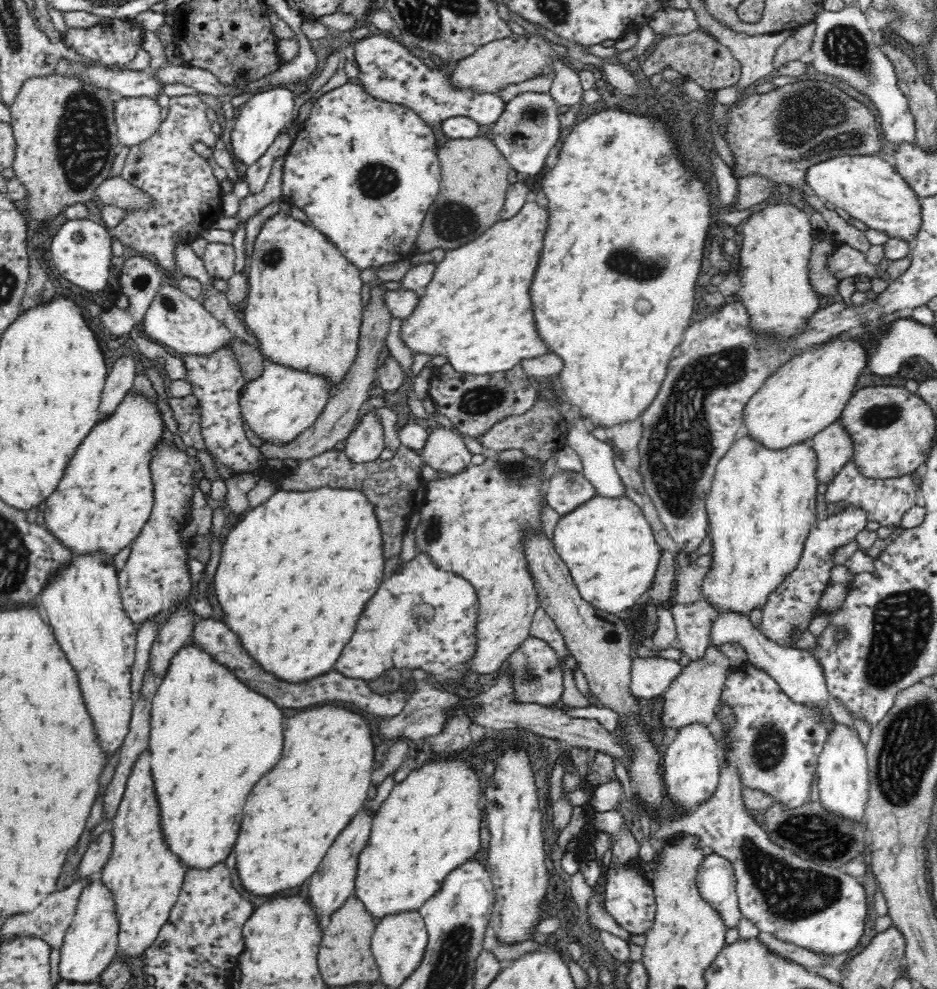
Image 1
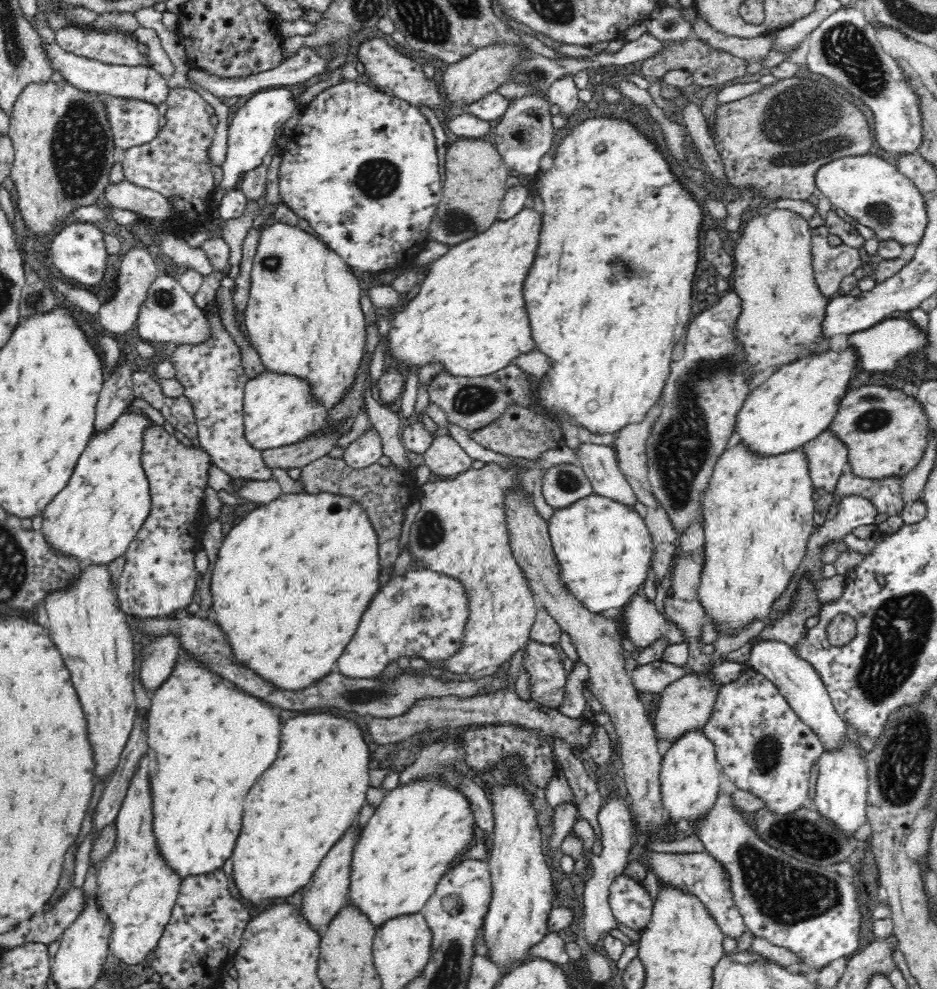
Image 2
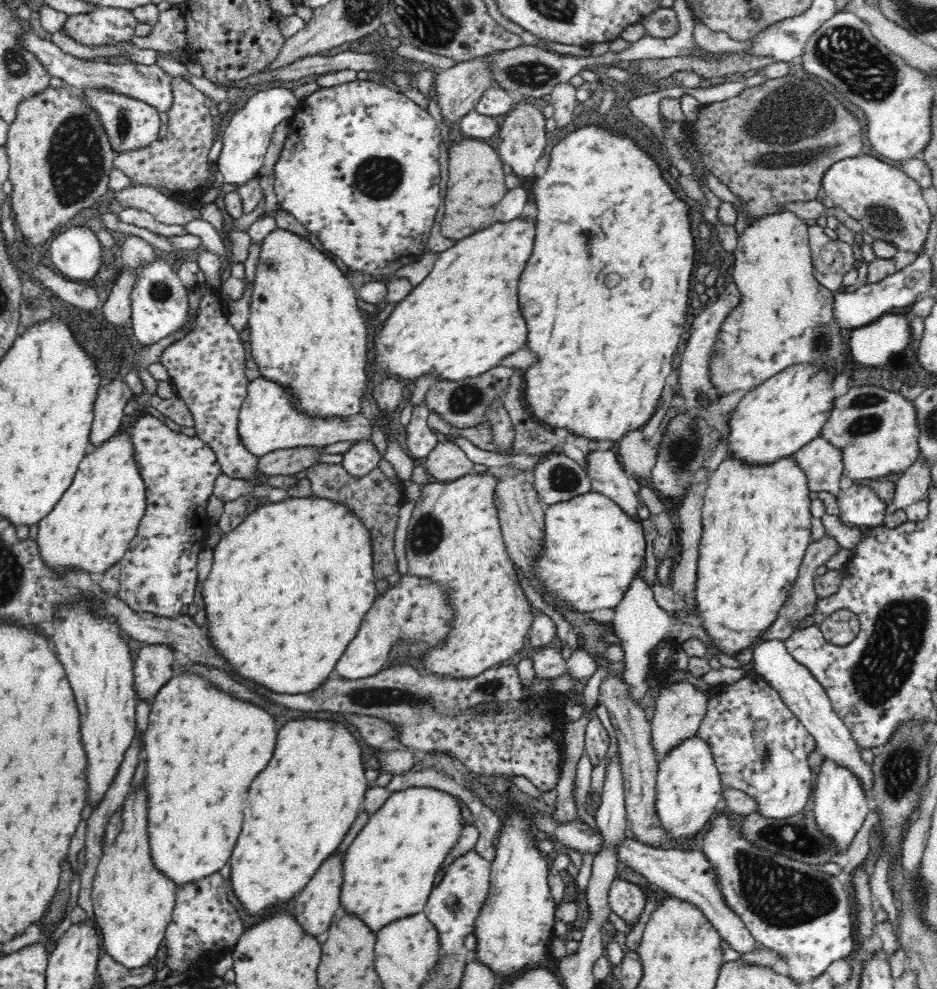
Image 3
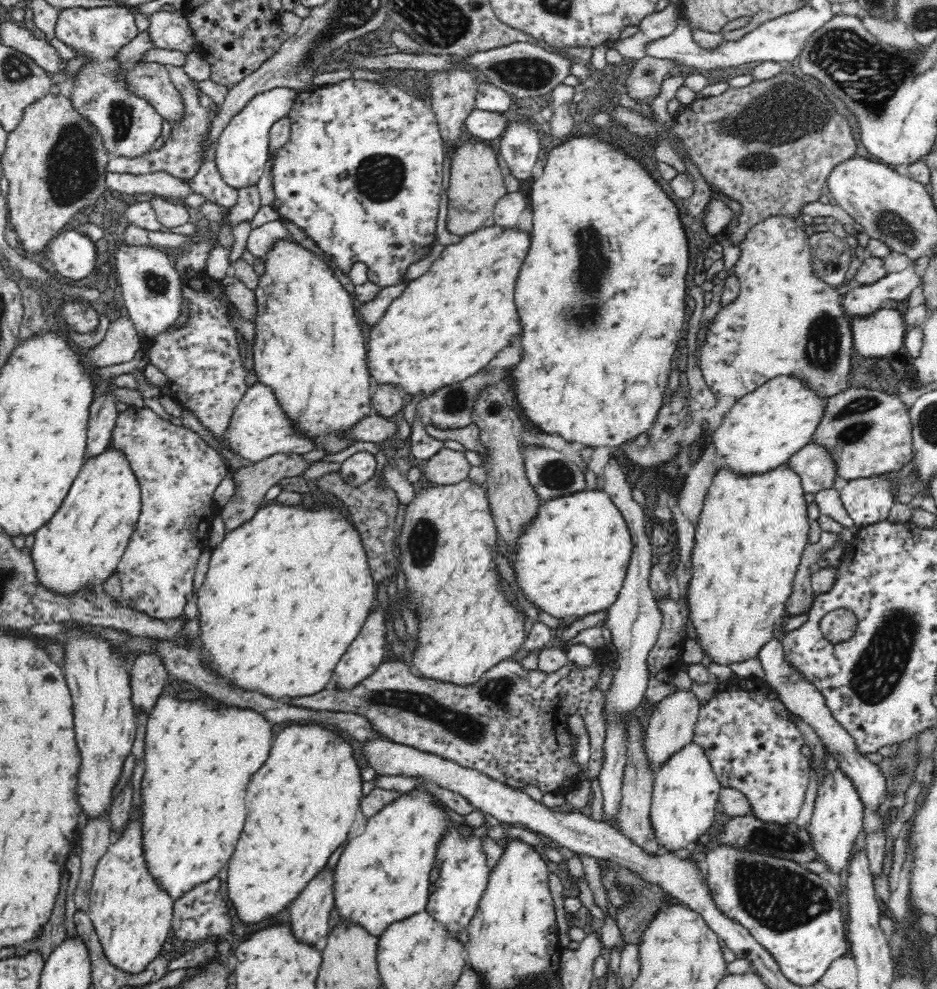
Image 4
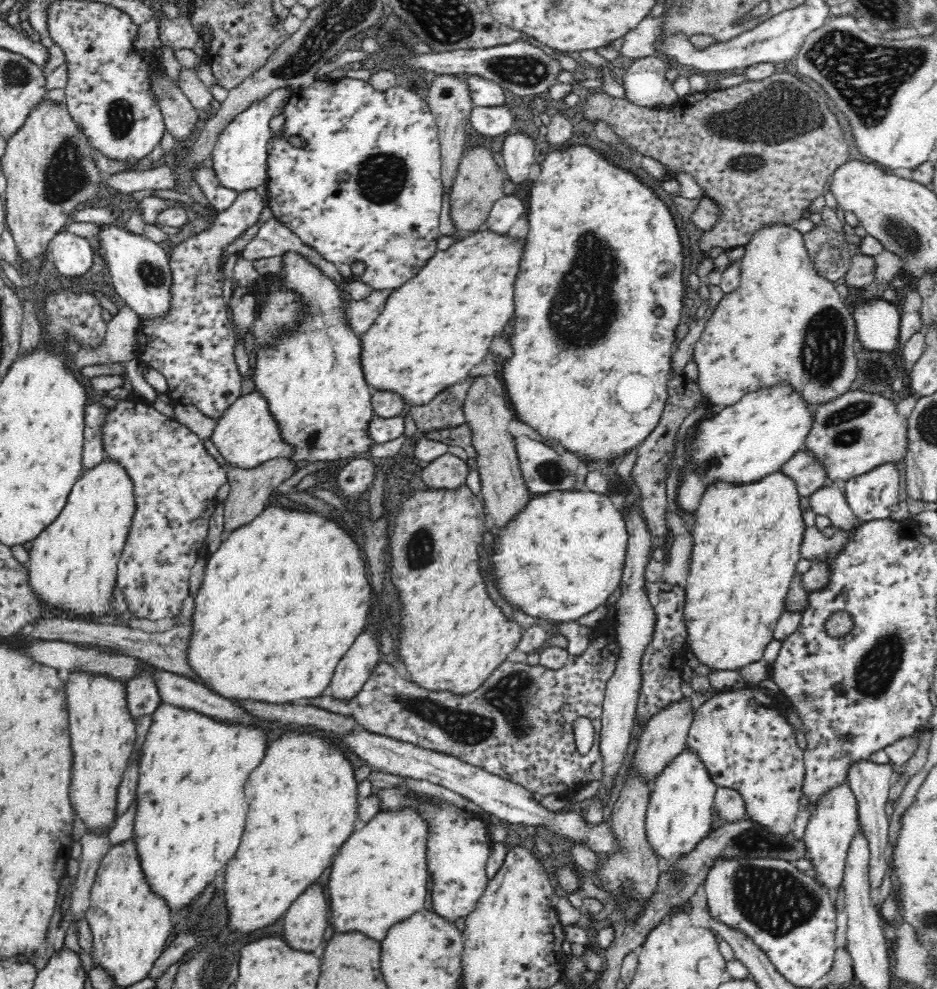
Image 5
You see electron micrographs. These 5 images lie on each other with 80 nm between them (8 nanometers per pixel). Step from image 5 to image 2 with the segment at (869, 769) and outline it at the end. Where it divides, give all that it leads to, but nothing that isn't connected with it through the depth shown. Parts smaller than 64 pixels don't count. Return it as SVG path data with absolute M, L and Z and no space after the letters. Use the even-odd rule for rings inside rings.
M756 638L750 648L747 667L762 673L773 682L784 699L799 713L800 719L818 733L820 741L824 743L825 752L834 750L834 747L840 744L840 740L847 736L846 722L836 712L820 674L794 647L779 641Z

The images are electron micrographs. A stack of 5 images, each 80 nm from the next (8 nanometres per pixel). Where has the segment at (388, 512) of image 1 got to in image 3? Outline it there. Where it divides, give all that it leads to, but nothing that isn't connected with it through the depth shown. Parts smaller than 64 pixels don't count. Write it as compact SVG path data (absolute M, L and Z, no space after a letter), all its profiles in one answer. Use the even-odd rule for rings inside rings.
M330 462L314 463L306 469L306 477L310 480L314 497L328 497L332 501L346 502L348 507L356 511L356 515L362 517L364 525L372 533L372 548L374 560L376 560L376 576L390 576L396 570L396 556L394 555L394 532L398 526L398 512L400 506L406 501L404 491L398 486L398 482L390 480L379 467L374 467L363 475L352 475L342 463L330 464Z

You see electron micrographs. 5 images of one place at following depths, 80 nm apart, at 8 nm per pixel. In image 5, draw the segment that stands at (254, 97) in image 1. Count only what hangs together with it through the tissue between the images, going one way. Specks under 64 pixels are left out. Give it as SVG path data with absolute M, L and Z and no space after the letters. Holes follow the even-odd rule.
M277 88L261 99L252 101L248 108L237 114L220 133L209 162L213 164L223 186L242 192L256 189L267 180L268 146L271 138L269 124L274 116L280 116L284 112L293 91L288 88Z

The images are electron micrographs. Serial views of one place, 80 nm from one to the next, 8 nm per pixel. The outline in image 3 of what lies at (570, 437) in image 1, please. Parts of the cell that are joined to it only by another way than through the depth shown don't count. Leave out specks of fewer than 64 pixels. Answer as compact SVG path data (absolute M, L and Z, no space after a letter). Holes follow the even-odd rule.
M612 449L590 450L586 454L586 472L592 491L611 498L628 515L638 517L640 504L635 482L629 479Z

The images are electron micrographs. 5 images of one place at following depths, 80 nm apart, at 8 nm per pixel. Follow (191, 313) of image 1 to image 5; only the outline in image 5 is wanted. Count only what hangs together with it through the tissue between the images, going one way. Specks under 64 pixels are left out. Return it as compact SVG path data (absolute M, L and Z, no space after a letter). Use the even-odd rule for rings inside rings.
M100 225L95 243L99 243L100 252L106 260L113 285L120 298L139 318L141 324L158 322L170 316L172 310L172 291L175 278L170 268L168 254L154 241L126 232L116 225Z

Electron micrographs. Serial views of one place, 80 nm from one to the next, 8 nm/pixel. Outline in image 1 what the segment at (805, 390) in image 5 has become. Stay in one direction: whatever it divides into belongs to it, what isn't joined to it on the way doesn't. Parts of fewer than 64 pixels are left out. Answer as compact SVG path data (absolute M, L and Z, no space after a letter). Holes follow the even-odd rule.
M791 203L766 206L739 226L740 265L745 282L741 303L748 310L754 331L772 331L790 338L820 308L808 281L808 261L816 246L810 216Z

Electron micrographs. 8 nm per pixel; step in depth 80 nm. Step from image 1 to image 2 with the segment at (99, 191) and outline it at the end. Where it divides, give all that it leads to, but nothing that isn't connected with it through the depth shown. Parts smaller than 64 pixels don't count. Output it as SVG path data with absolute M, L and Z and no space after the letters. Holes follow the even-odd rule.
M125 179L122 182L109 182L103 189L106 202L121 210L128 210L142 217L160 218L169 217L167 199L158 192L143 188Z

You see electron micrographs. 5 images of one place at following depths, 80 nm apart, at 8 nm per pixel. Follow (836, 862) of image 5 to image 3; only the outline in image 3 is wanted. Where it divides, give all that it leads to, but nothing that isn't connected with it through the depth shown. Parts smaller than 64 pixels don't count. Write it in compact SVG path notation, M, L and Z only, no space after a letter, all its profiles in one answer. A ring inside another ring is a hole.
M825 759L822 762L820 774L818 774L818 780L816 780L816 790L814 790L813 796L814 808L812 812L816 817L818 827L834 837L838 851L840 854L844 854L871 810L871 803L868 801L869 798L864 790L864 785L862 785L862 779L849 766L839 764L836 760Z

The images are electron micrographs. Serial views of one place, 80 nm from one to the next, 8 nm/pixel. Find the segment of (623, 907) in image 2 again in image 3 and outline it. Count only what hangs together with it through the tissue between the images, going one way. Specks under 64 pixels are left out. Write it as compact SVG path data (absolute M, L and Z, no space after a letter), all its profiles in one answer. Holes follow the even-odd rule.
M617 877L611 884L608 903L618 918L622 918L629 927L633 927L638 924L647 900L640 886Z

